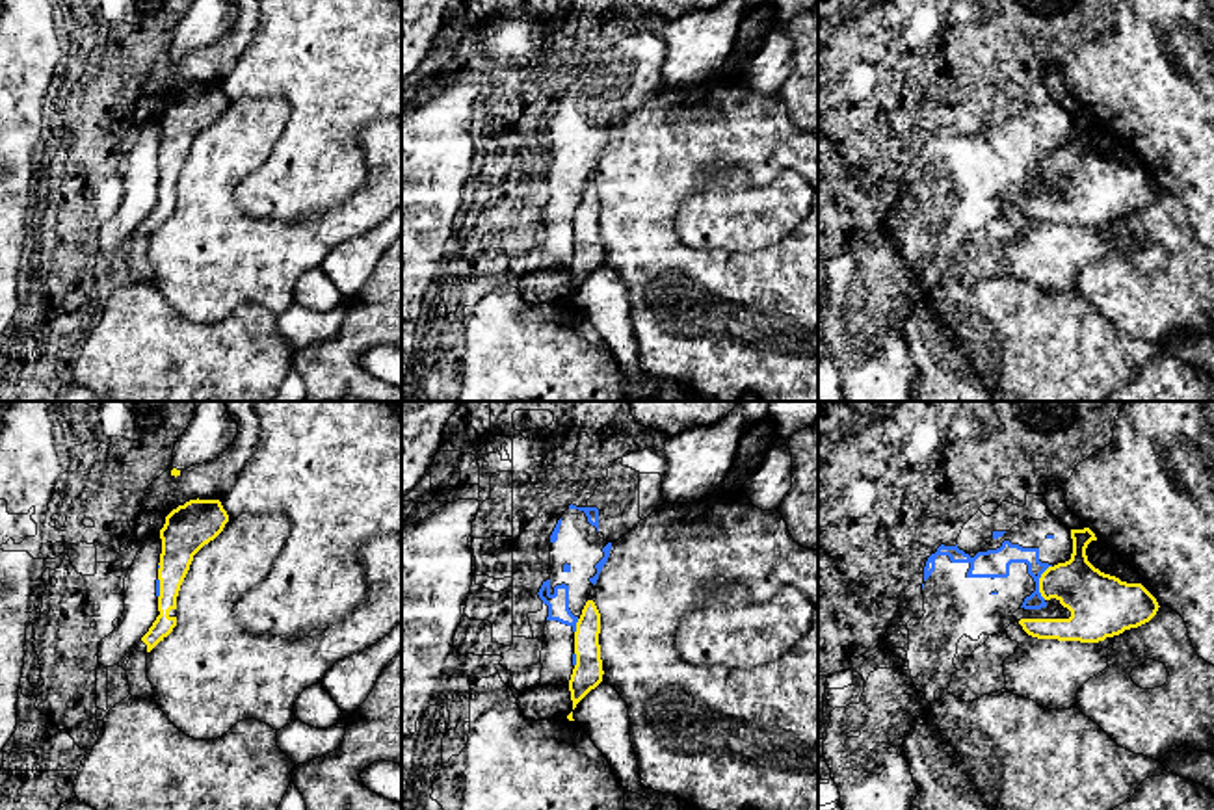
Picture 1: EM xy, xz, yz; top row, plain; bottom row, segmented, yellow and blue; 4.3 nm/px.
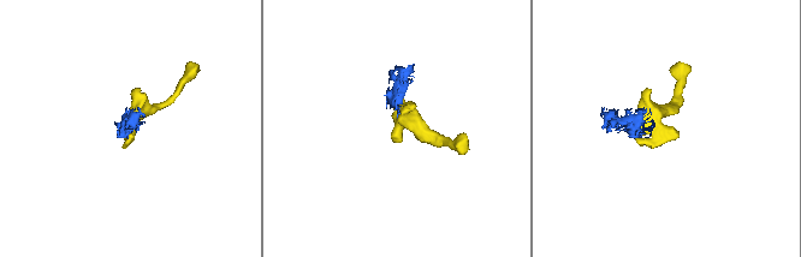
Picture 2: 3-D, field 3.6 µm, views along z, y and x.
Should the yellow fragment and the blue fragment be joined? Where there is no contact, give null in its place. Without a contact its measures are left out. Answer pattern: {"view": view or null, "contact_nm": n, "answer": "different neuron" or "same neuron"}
{"view": "yz", "contact_nm": 160, "answer": "different neuron"}

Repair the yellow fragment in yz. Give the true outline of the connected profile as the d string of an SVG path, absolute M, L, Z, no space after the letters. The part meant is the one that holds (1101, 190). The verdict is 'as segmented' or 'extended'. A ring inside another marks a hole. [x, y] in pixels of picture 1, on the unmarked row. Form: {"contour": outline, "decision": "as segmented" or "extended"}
{"contour": "M1089 111L1071 113L1071 123L1071 143L1049 150L1039 162L1041 180L1060 188L1041 193L1019 191L1013 197L1028 219L1099 227L1156 199L1160 189L1141 167L1121 165L1088 145L1086 132L1097 124Z", "decision": "extended"}

